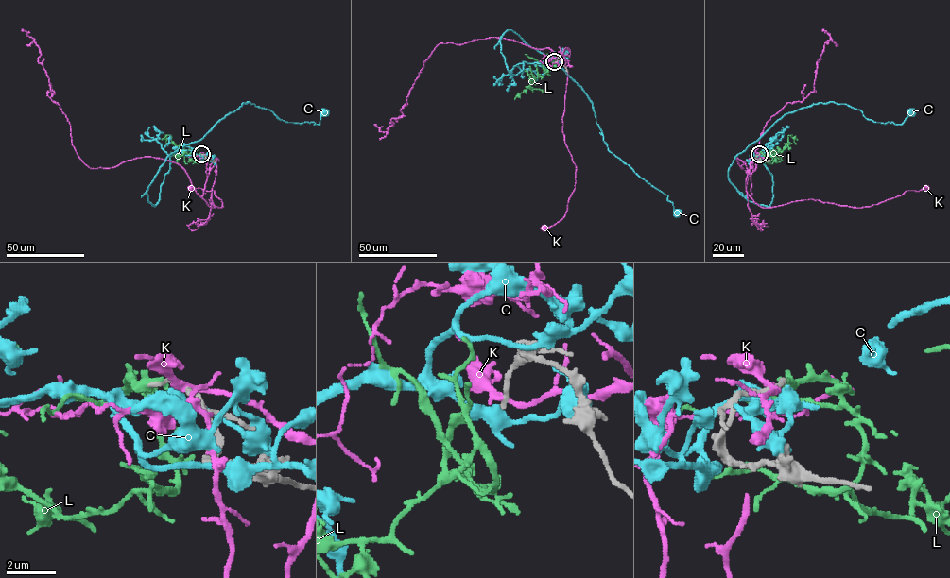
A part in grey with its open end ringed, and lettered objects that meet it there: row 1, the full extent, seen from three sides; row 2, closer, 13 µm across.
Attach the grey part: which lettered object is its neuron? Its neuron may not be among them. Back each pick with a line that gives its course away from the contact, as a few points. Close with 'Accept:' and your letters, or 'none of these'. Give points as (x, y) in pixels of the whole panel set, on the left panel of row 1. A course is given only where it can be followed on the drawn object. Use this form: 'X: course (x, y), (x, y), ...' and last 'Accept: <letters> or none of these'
Accept: none of these

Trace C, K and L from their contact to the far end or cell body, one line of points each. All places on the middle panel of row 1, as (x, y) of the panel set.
C: (556, 61), (524, 62), (512, 75), (499, 40), (511, 30), (553, 59), (592, 103), (607, 148), (678, 212)
K: (557, 60), (566, 59), (555, 53), (567, 71), (562, 132), (576, 166), (575, 181), (564, 215), (544, 227)
L: (555, 61), (553, 65), (556, 66), (548, 69), (538, 62), (538, 77), (518, 93), (520, 98)

